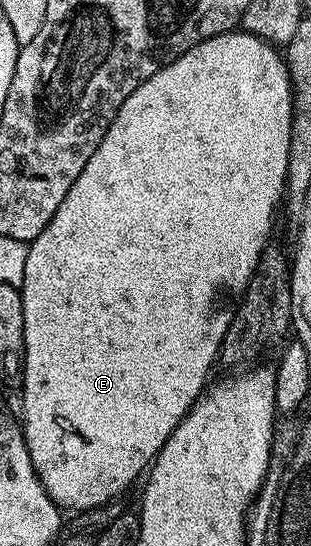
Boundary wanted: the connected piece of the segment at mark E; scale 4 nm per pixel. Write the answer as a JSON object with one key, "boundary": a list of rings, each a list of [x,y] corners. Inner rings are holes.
{"boundary":[[[233,28],[226,34],[202,40],[182,56],[161,66],[154,76],[126,96],[122,108],[118,108],[118,116],[114,116],[106,136],[102,136],[102,144],[94,148],[94,156],[86,160],[86,168],[82,168],[78,180],[70,184],[66,200],[58,204],[58,212],[54,212],[50,224],[28,243],[26,272],[19,287],[24,296],[24,384],[19,395],[20,410],[24,413],[22,429],[30,460],[44,491],[65,511],[92,510],[119,499],[120,493],[156,461],[156,454],[176,425],[205,393],[208,373],[212,365],[217,365],[220,345],[240,297],[254,276],[262,252],[270,245],[268,237],[272,234],[276,206],[278,210],[286,194],[284,181],[288,175],[288,141],[292,135],[292,100],[288,64],[271,42],[247,34],[243,28]]]}

